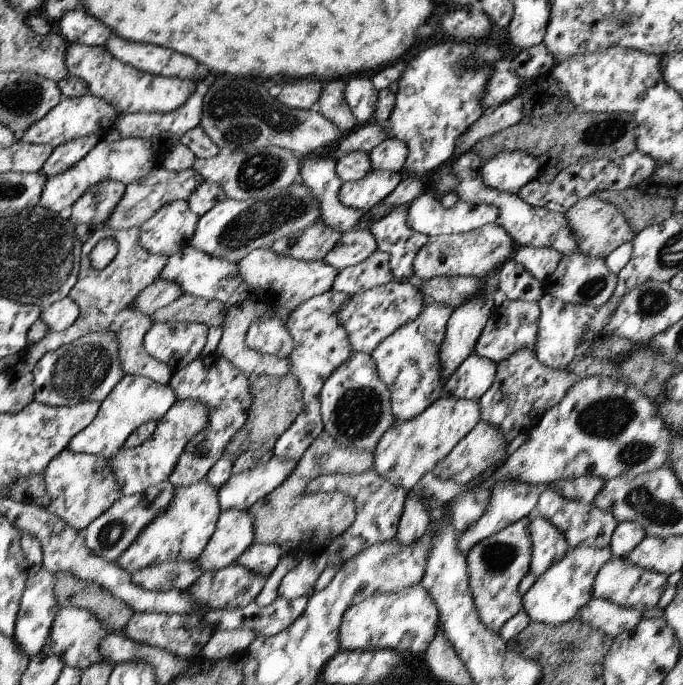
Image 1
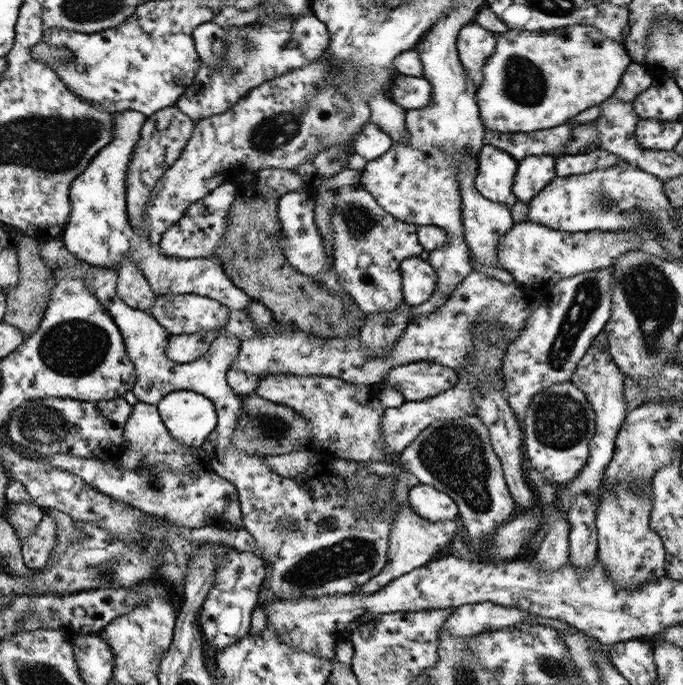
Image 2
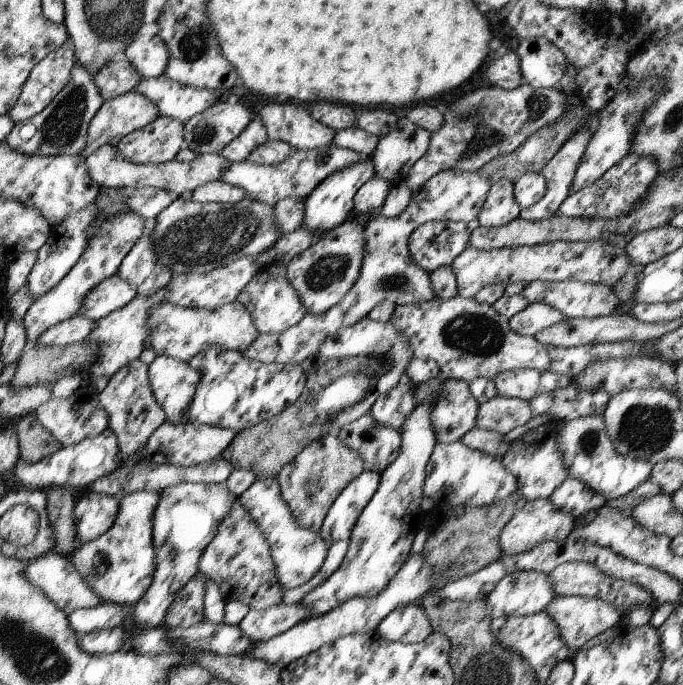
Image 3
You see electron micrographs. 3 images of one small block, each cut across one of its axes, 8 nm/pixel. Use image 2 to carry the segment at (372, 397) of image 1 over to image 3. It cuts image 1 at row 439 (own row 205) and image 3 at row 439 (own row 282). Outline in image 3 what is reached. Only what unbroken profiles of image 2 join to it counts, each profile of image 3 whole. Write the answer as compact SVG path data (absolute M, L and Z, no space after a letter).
M369 412L345 424L338 437L362 457L364 471L382 473L400 454L401 431L381 425Z

